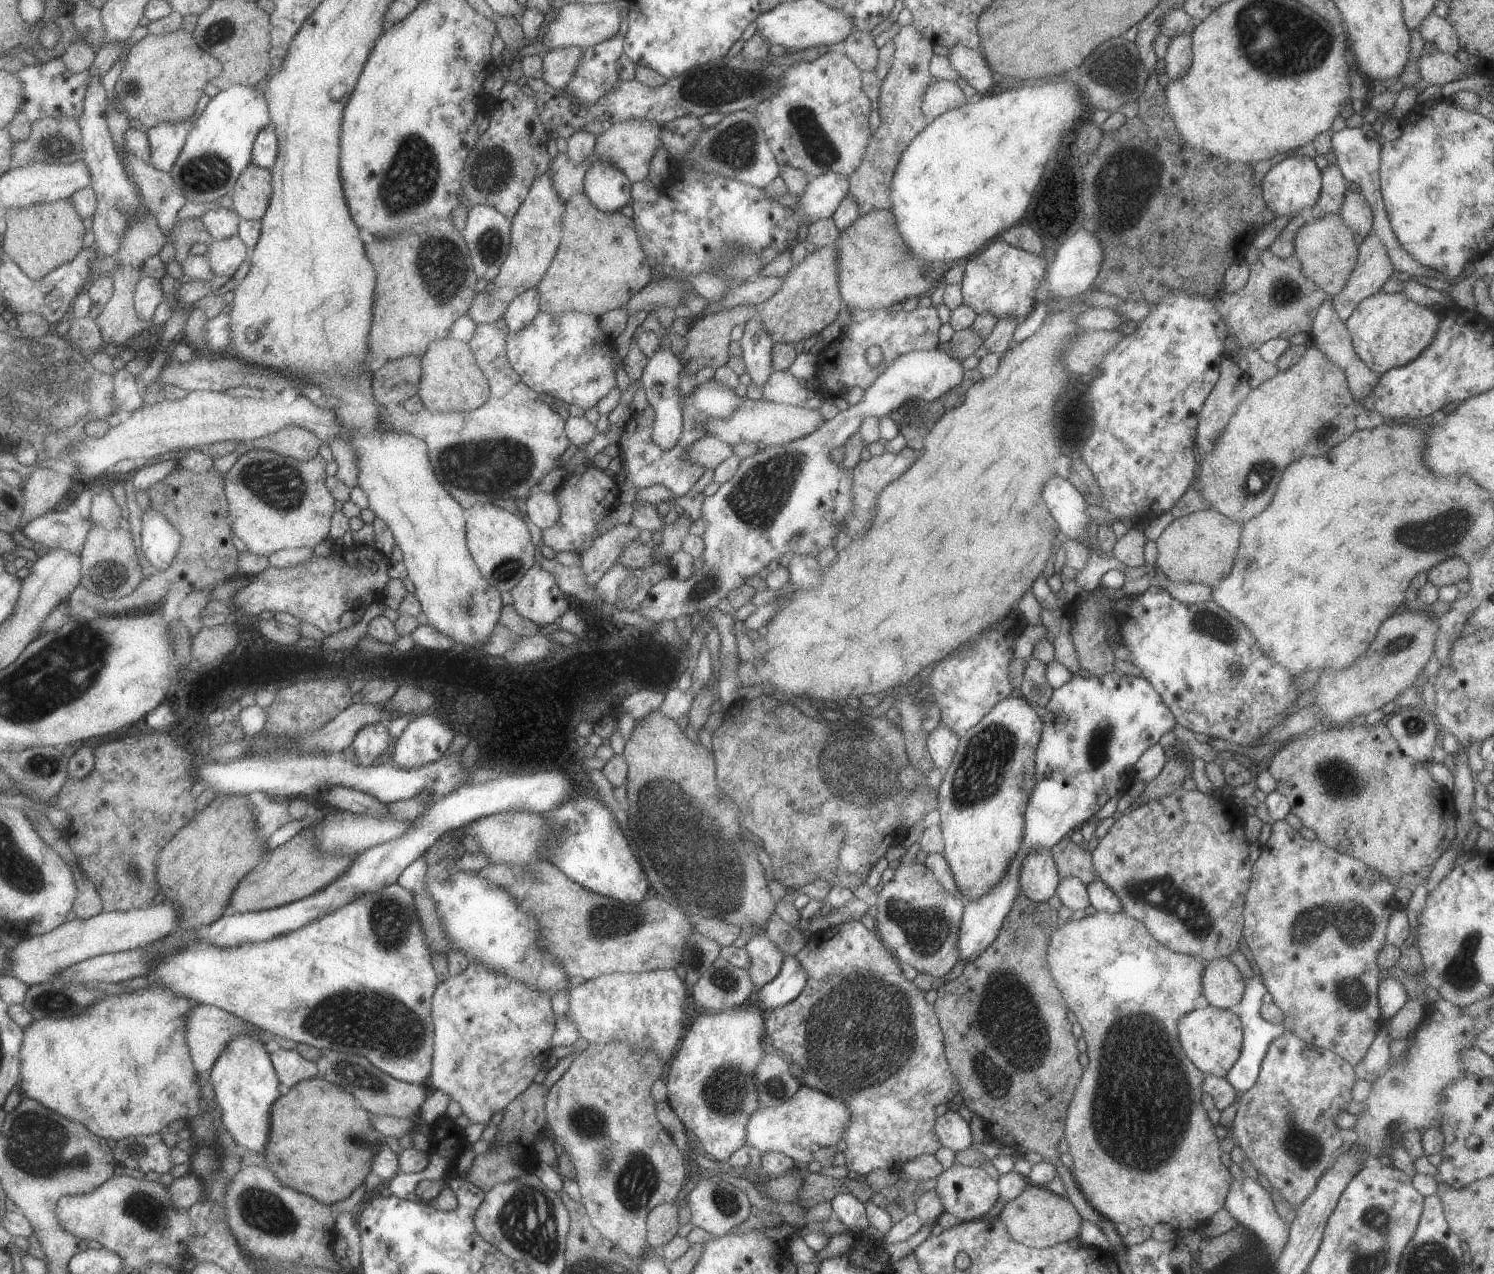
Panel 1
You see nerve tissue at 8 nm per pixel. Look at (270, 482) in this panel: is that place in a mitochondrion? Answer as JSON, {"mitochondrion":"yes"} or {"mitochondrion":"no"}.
{"mitochondrion":"yes"}

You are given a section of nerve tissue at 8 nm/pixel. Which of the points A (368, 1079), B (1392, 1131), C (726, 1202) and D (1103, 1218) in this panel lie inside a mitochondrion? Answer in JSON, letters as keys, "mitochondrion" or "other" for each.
{"A":"mitochondrion","B":"other","C":"mitochondrion","D":"other"}

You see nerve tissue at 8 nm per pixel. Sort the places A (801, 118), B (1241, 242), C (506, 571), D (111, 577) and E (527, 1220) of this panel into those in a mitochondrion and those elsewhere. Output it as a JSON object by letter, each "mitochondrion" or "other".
{"A":"mitochondrion","B":"other","C":"mitochondrion","D":"mitochondrion","E":"mitochondrion"}

